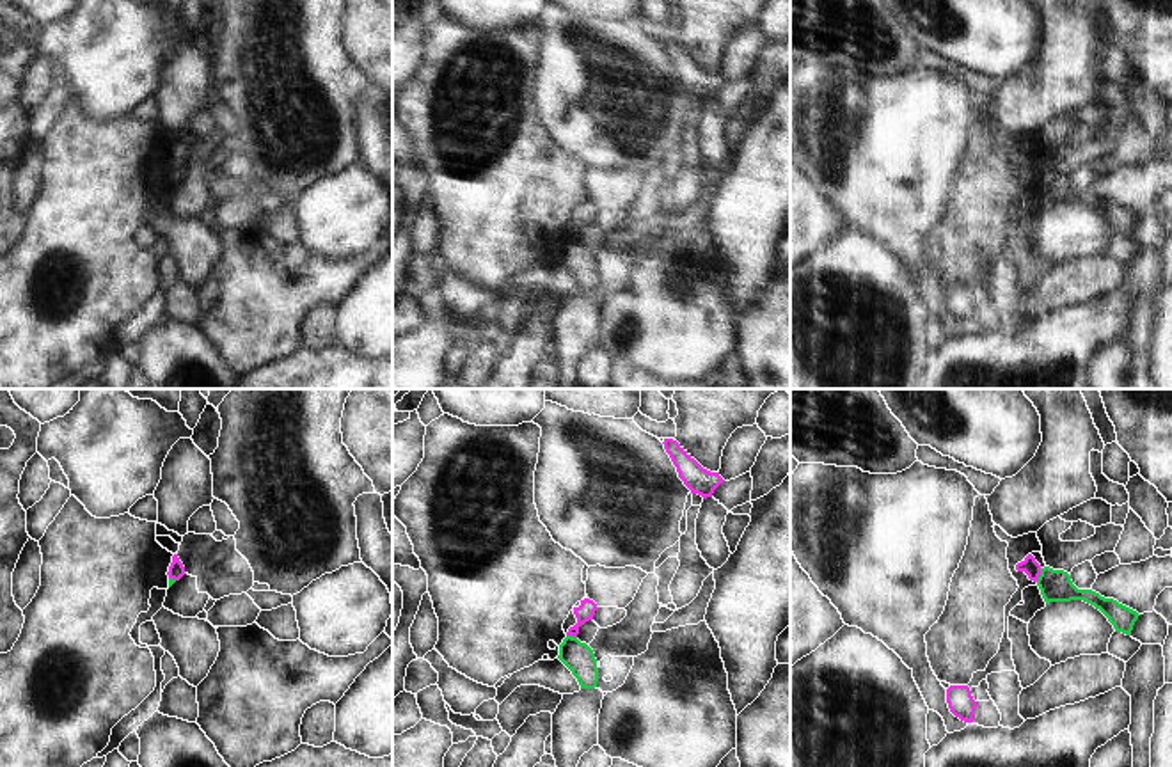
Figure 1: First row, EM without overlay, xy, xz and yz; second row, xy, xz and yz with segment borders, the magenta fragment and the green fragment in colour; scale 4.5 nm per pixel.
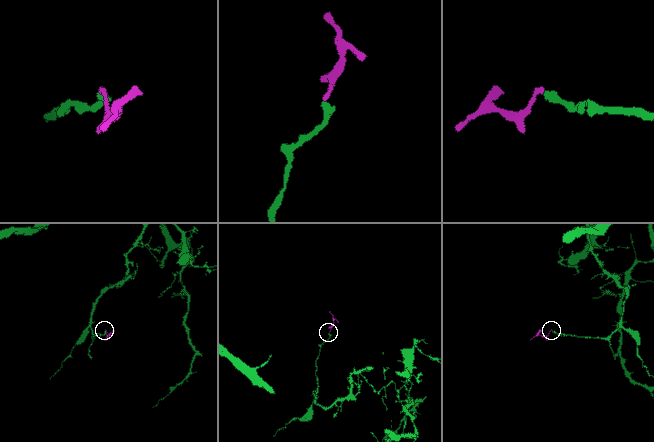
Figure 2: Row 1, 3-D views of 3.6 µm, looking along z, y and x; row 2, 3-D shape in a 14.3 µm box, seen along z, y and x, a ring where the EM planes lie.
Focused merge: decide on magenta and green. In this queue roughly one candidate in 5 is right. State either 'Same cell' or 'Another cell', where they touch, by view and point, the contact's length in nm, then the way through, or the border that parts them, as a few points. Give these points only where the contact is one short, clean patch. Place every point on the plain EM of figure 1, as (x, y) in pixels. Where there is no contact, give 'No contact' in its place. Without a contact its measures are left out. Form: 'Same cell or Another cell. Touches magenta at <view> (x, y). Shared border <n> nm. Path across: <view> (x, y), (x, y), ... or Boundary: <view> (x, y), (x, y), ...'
Another cell. Touches magenta at yz (1039, 176). Shared border 70 nm. Boundary: yz (1043, 171), (1036, 183)

